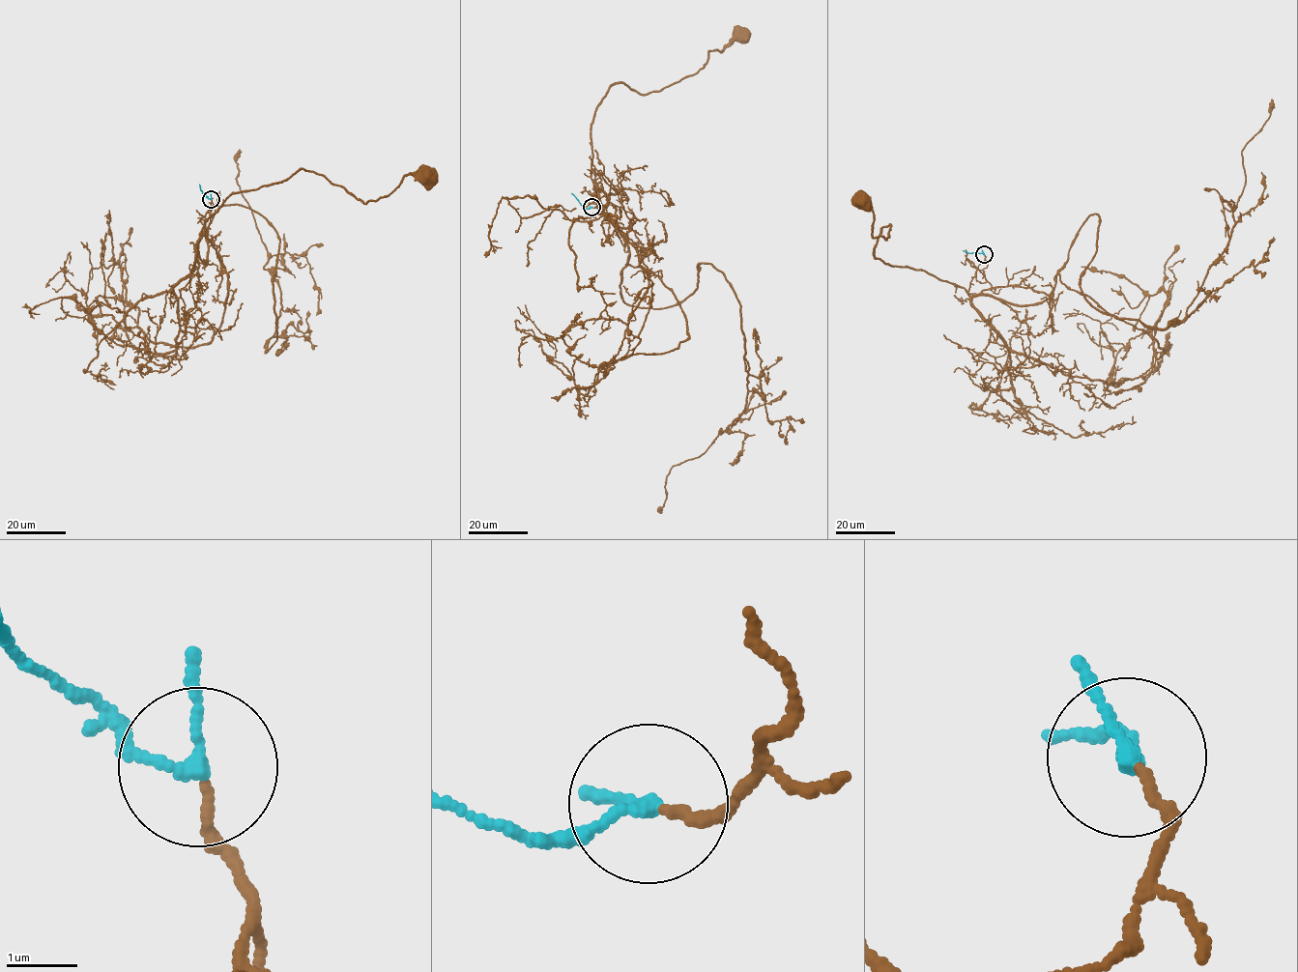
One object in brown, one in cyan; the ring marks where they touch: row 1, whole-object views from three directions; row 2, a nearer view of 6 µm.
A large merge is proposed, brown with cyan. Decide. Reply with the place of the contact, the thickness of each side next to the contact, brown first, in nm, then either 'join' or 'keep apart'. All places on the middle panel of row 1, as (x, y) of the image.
at (591, 207); 130 nm thick on the brown side, 160 nm on the other; join

